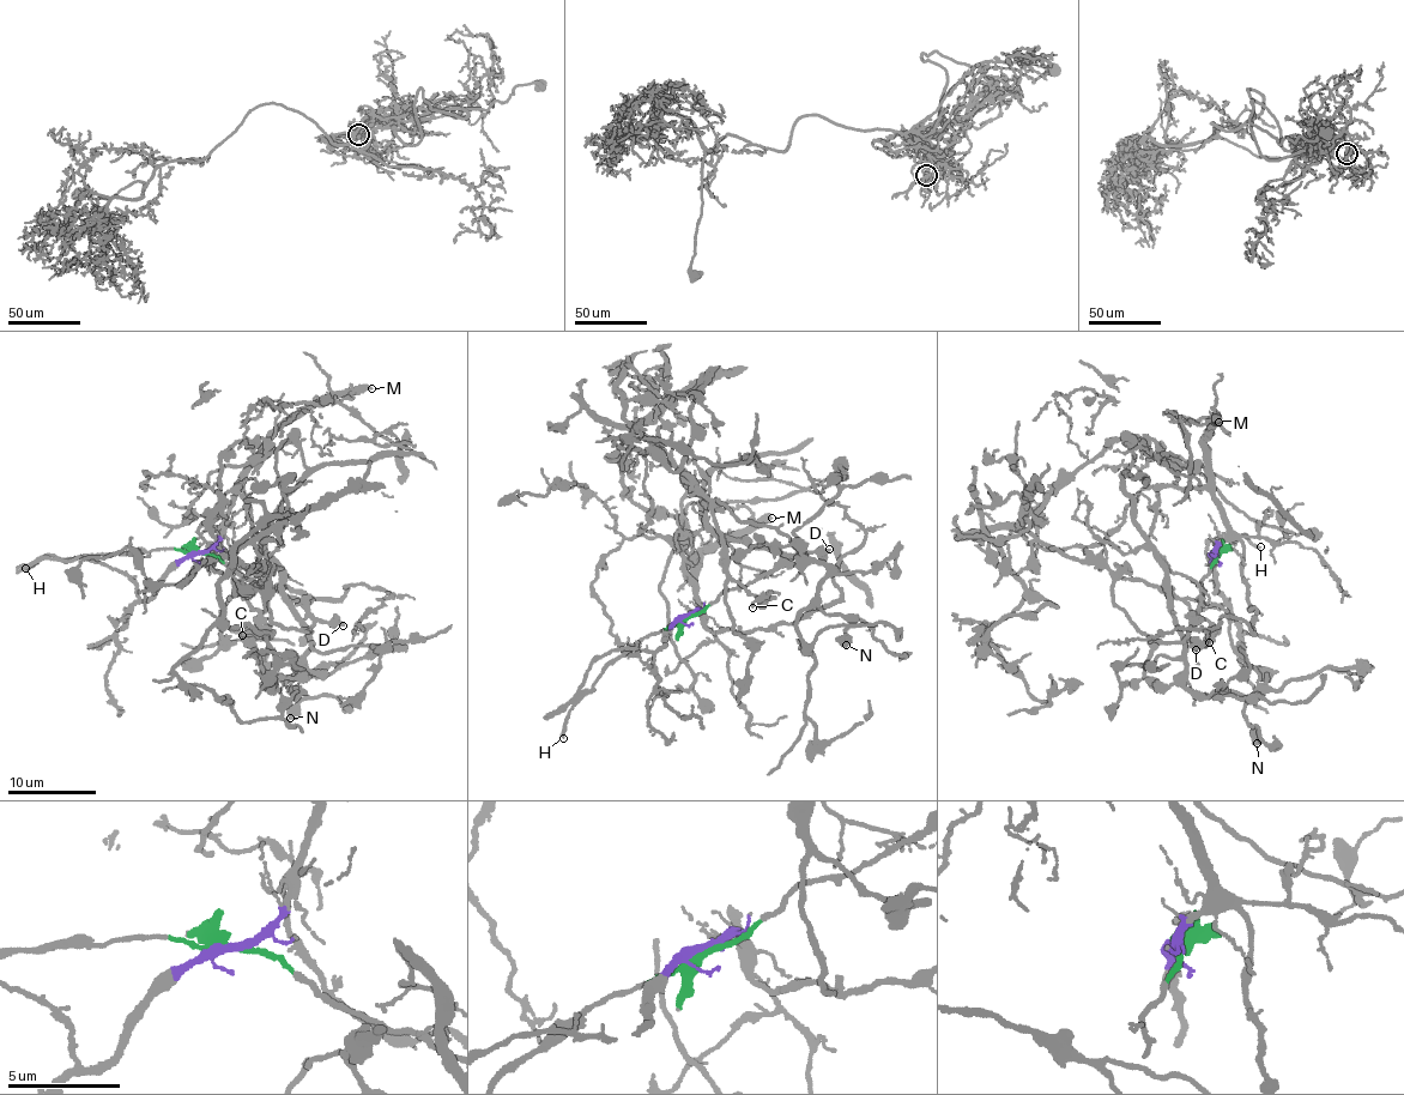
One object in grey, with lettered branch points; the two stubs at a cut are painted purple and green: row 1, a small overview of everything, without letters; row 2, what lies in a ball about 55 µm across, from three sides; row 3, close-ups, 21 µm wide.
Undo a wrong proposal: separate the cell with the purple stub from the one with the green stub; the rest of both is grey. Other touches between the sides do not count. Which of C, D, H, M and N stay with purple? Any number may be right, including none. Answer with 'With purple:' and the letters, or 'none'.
With purple: M, N

